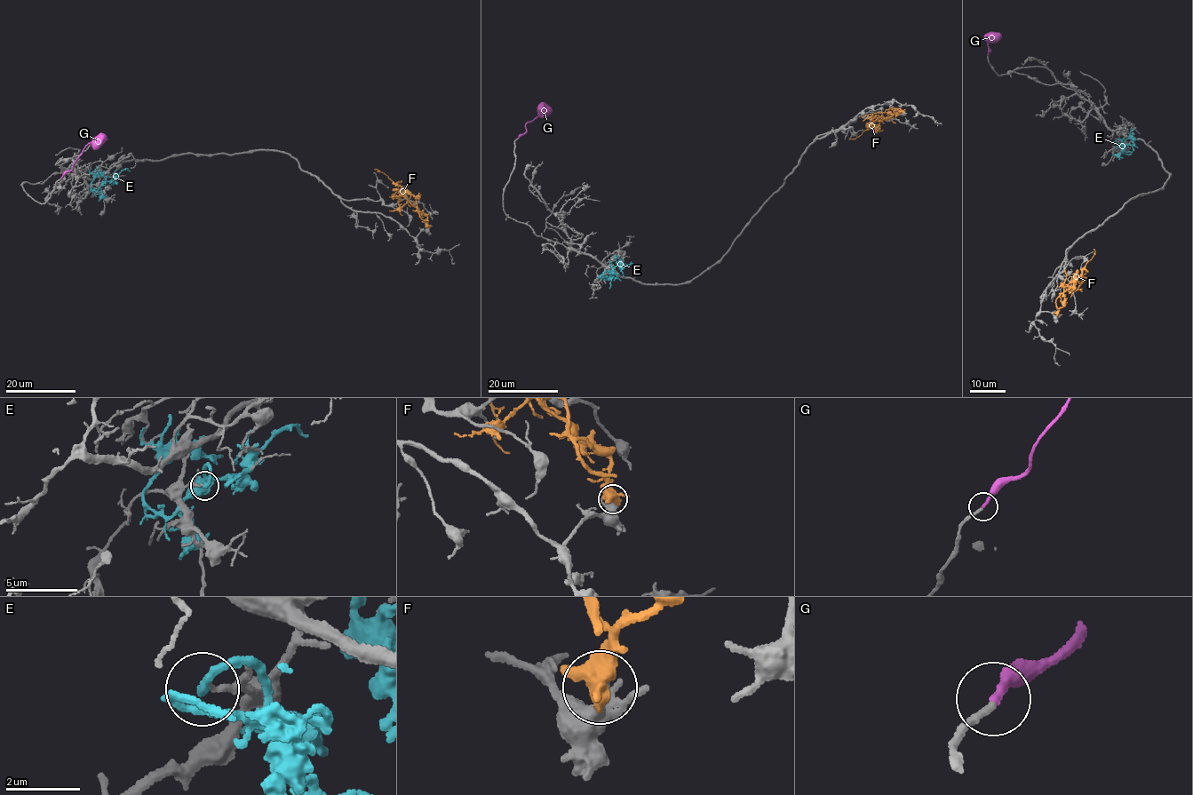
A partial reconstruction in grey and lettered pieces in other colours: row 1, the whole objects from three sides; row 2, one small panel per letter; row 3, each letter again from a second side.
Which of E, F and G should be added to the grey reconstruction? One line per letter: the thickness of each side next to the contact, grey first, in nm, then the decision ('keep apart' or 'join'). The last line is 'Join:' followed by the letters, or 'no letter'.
E: 140 nm thick on the grey side, 240 nm on the other; keep apart
F: 190 nm thick on the grey side, 750 nm on the other; keep apart
G: 180 nm thick on the grey side, 200 nm on the other; join
Join: G

